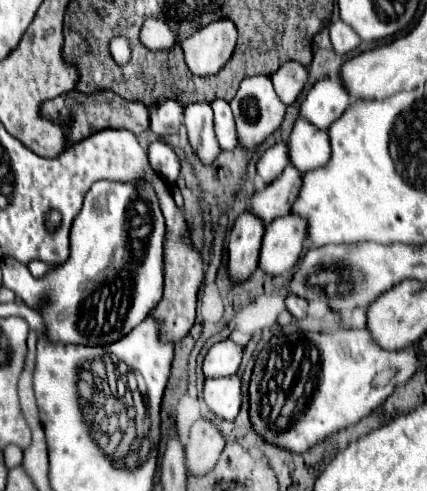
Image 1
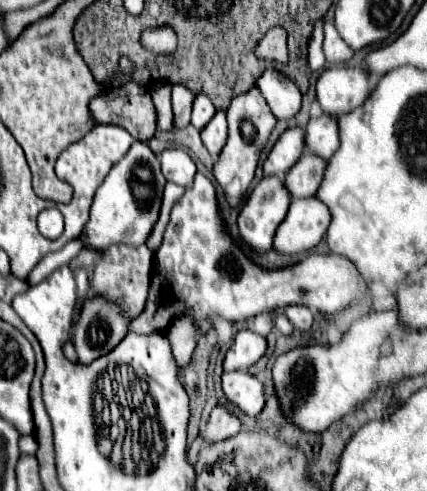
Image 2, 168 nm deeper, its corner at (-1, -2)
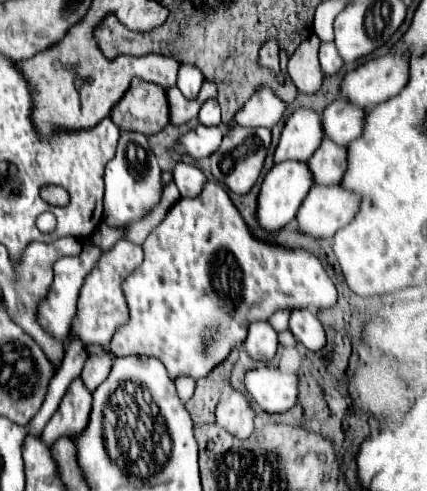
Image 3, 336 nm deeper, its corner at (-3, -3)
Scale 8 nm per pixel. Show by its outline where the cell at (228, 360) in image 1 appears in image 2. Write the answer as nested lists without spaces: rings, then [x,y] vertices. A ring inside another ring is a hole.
[[[239,330],[235,336],[233,346],[229,348],[223,368],[225,372],[231,370],[247,370],[249,366],[253,366],[267,350],[267,338],[259,336],[253,330]]]

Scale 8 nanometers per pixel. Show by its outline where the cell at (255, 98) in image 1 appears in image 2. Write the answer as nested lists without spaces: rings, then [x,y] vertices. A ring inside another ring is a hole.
[[[251,88],[249,92],[237,96],[231,102],[231,106],[227,110],[229,136],[227,136],[227,142],[225,142],[217,162],[213,164],[213,176],[219,182],[219,186],[225,190],[229,206],[237,206],[243,200],[243,196],[255,176],[255,168],[257,168],[261,150],[265,148],[271,130],[275,128],[275,122],[277,122],[275,116],[271,114],[267,102],[263,100],[263,96],[259,94],[257,88]]]

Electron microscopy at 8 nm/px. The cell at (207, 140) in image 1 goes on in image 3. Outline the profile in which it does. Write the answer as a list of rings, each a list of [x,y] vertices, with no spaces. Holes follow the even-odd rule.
[[[207,99],[203,103],[203,107],[199,109],[199,123],[201,125],[221,125],[221,119],[219,119],[219,105],[215,99]]]

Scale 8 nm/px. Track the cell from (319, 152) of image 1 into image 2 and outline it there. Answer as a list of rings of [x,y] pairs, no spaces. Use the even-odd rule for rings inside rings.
[[[323,114],[317,120],[309,120],[307,124],[307,150],[329,160],[339,148],[339,126],[337,118]]]

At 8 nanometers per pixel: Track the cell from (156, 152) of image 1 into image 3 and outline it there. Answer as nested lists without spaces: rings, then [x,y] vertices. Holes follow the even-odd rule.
[[[179,161],[173,169],[173,183],[179,187],[181,197],[195,197],[205,183],[205,175],[195,165]]]

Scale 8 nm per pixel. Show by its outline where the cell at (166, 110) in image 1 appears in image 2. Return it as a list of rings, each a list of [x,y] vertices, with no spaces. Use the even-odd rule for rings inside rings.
[[[175,84],[173,86],[173,112],[175,112],[175,128],[183,128],[191,120],[191,106],[193,106],[195,94],[183,86]]]

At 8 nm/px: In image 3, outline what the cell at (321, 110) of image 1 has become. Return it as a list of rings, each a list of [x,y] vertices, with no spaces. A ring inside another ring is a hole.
[[[387,53],[385,57],[365,61],[357,69],[345,73],[339,89],[341,95],[363,109],[371,109],[391,95],[397,95],[407,83],[409,57]]]

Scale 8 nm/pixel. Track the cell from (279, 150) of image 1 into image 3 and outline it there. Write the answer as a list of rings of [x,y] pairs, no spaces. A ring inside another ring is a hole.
[[[297,109],[283,127],[275,151],[275,163],[307,161],[321,141],[323,141],[323,127],[319,115],[311,109]]]

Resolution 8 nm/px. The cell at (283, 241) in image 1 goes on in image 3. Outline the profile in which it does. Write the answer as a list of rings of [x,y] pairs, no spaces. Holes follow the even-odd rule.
[[[313,185],[297,211],[297,231],[315,239],[329,239],[353,219],[357,205],[357,197],[341,185]]]

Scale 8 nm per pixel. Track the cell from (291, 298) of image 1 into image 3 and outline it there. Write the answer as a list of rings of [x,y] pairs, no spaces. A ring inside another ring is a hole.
[[[293,309],[289,329],[295,335],[295,339],[311,351],[319,351],[325,345],[323,325],[309,309]]]

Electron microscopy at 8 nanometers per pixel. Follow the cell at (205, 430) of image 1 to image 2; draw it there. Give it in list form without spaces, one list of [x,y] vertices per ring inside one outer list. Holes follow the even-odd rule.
[[[215,406],[211,412],[211,418],[207,422],[207,428],[201,430],[201,436],[207,440],[223,440],[223,438],[231,438],[235,434],[241,432],[241,420],[229,412],[223,406]]]

